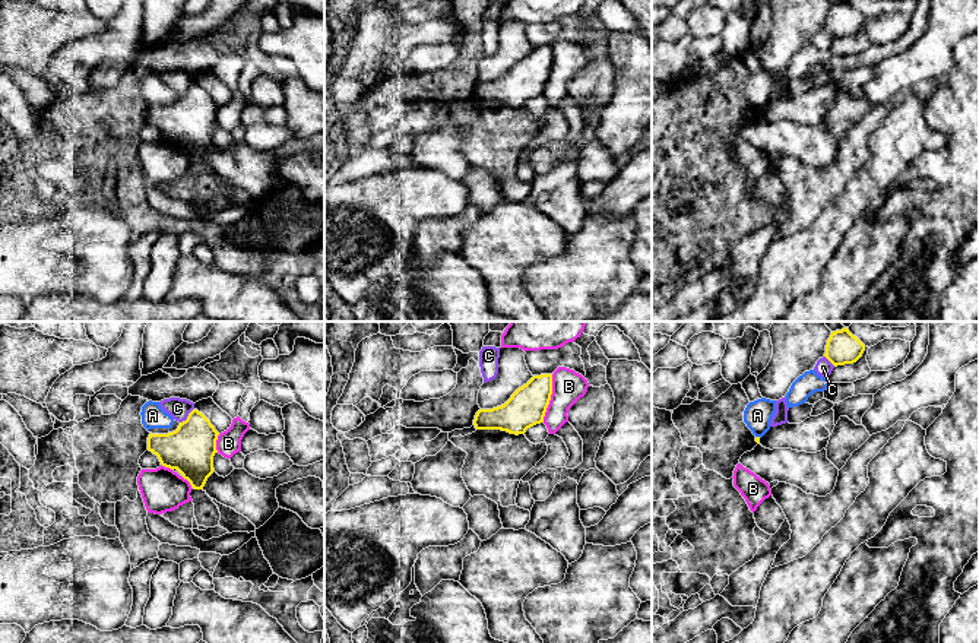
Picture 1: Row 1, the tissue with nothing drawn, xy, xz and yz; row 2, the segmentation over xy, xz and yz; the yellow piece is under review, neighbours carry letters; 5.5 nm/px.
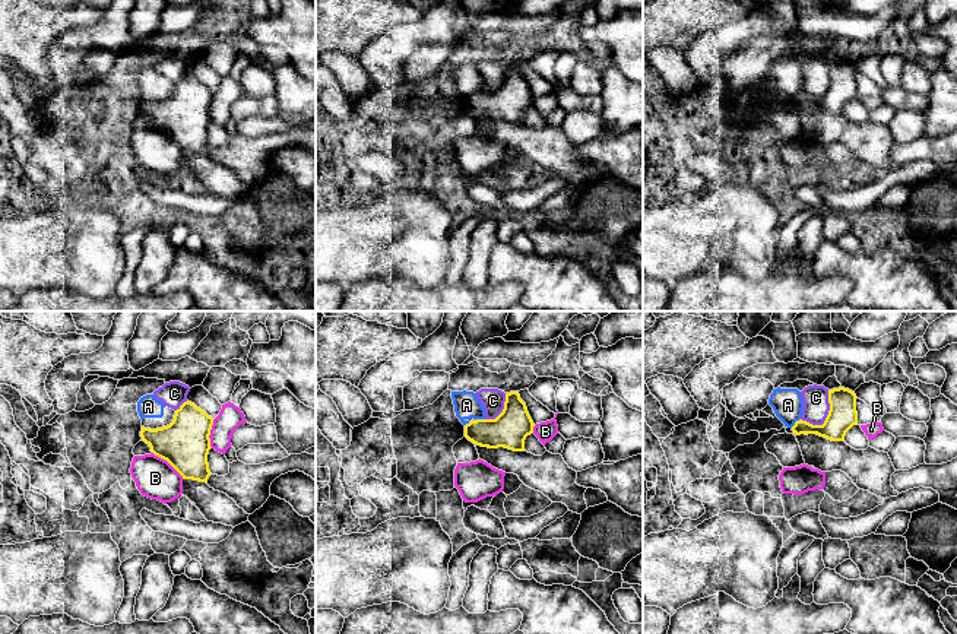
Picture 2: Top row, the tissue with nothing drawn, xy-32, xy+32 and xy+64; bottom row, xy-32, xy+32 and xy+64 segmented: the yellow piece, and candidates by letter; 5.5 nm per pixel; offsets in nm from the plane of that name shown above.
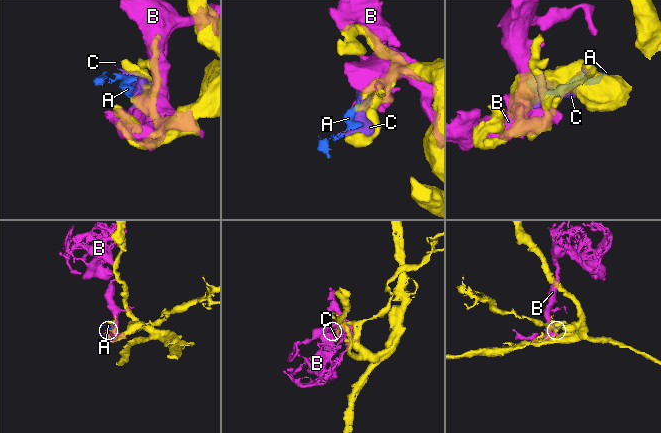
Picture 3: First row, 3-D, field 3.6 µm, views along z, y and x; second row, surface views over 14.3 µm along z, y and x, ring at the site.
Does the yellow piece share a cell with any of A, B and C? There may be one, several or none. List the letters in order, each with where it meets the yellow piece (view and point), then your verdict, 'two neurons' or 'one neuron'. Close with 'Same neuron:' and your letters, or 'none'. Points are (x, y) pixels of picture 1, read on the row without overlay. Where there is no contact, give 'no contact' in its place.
A: contact yz (759, 110); two neurons
B: contact xz (550, 70); two neurons
C: contact xy (187, 89); two neurons
Same neuron: none

